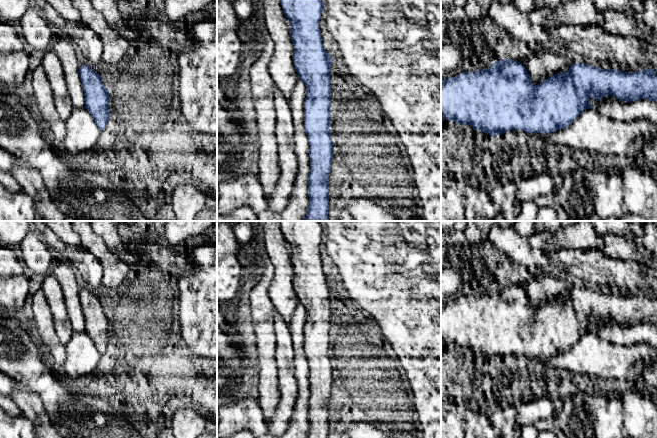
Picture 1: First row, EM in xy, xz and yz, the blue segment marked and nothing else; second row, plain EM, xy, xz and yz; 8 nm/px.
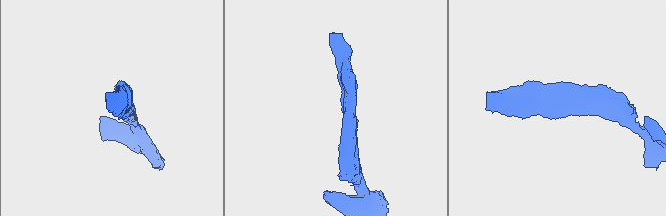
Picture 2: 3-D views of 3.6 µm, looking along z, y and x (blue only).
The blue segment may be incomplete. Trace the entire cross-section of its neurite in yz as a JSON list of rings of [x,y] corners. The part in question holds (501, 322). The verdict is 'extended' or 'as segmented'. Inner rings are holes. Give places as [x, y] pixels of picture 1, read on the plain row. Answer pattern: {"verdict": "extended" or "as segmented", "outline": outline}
{"verdict": "as segmented", "outline": [[[499,284],[488,293],[475,294],[441,304],[441,340],[456,348],[470,349],[491,361],[508,354],[549,358],[566,353],[584,334],[594,333],[589,323],[599,325],[613,319],[620,325],[647,322],[657,326],[657,298],[654,293],[638,296],[609,295],[586,287],[573,287],[568,296],[560,296],[540,308],[530,305],[526,292],[517,285]]]}

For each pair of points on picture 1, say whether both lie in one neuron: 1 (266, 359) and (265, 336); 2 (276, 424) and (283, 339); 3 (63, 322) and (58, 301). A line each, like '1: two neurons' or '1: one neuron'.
1: one neuron
2: one neuron
3: one neuron

